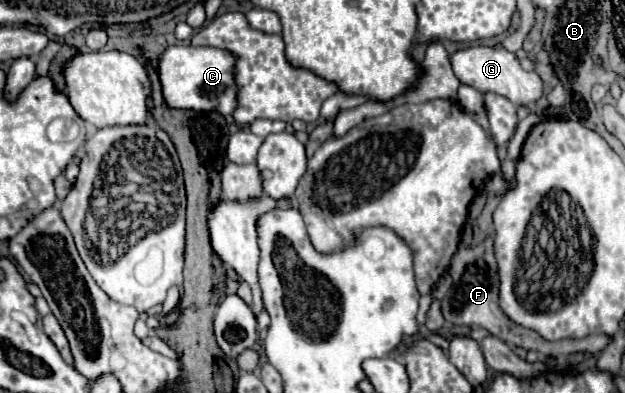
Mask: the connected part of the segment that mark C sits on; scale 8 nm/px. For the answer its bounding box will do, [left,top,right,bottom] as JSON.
[160,46,238,116]

